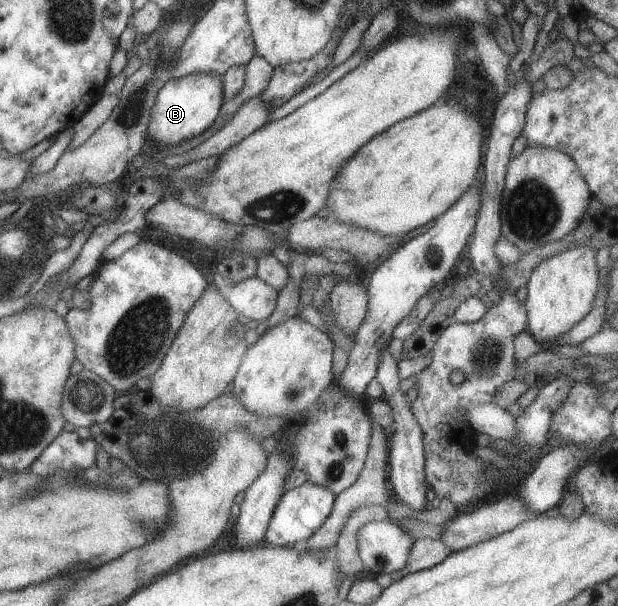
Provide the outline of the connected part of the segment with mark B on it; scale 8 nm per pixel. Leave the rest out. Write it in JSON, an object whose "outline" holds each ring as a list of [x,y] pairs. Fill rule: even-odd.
{"outline":[[[191,73],[176,79],[167,79],[157,91],[146,128],[146,136],[154,144],[168,151],[171,147],[201,134],[214,124],[223,106],[220,77],[207,73]]]}

